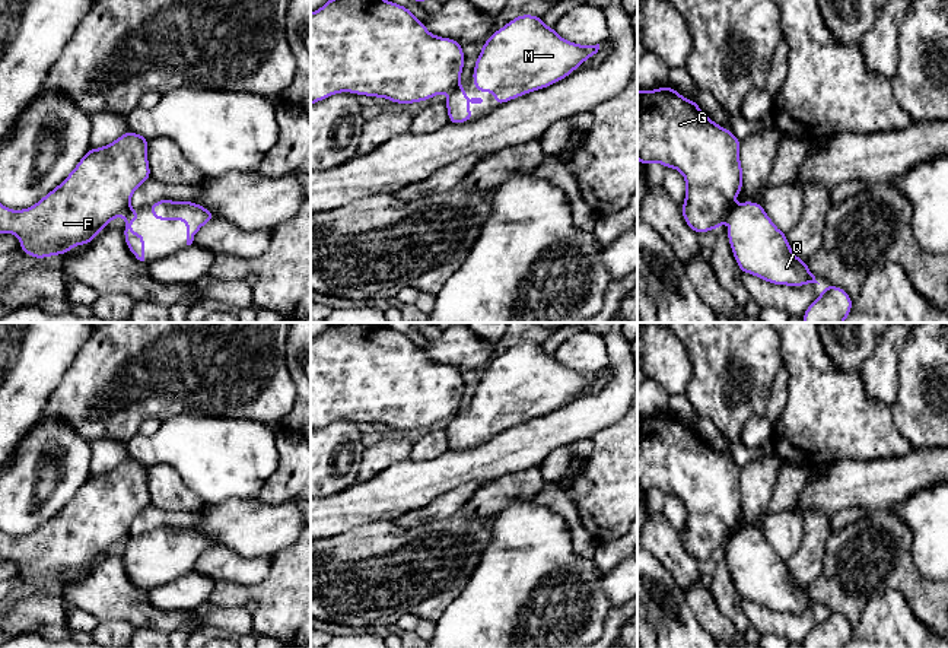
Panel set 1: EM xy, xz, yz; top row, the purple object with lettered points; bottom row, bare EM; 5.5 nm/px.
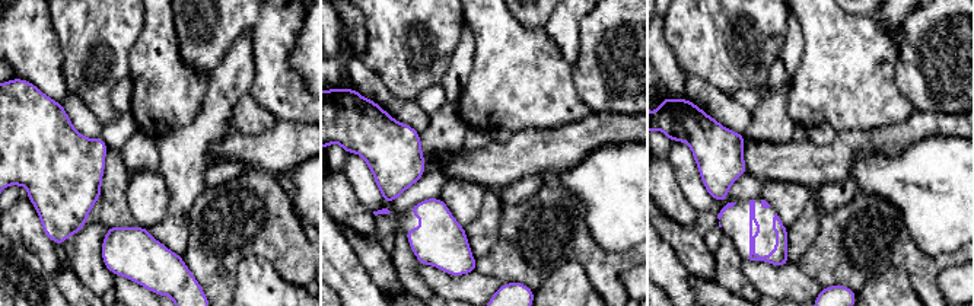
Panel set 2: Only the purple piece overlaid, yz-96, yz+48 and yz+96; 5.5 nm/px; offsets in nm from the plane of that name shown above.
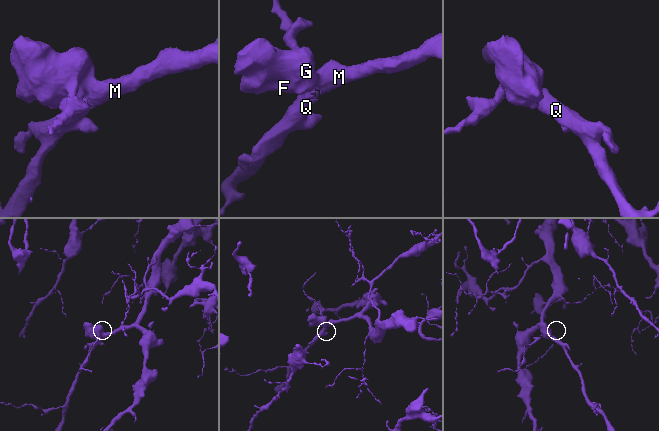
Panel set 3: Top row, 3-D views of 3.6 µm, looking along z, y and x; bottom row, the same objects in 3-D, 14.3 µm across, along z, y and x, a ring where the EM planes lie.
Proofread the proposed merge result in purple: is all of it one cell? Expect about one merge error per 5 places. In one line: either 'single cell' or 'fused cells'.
single cell

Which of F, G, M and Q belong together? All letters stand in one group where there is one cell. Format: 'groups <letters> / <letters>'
groups F G M Q

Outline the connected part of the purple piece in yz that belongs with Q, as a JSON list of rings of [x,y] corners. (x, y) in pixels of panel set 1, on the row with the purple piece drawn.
[[[674,88],[637,90],[637,161],[643,166],[659,162],[684,175],[685,201],[681,212],[688,228],[699,235],[728,222],[728,241],[742,273],[782,286],[818,283],[807,261],[793,254],[786,234],[776,228],[760,203],[732,204],[744,184],[739,149],[741,140],[731,130],[712,121],[697,102],[681,96]]]

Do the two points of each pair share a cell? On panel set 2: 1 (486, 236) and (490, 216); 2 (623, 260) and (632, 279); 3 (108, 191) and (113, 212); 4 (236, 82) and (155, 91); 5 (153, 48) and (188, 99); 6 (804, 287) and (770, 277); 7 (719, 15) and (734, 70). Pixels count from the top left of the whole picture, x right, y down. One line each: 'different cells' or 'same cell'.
1: same cell
2: different cells
3: same cell
4: different cells
5: same cell
6: same cell
7: same cell

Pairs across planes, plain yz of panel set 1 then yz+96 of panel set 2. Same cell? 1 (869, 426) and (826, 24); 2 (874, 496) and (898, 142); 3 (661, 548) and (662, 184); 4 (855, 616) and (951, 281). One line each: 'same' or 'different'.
1: same
2: same
3: same
4: different

